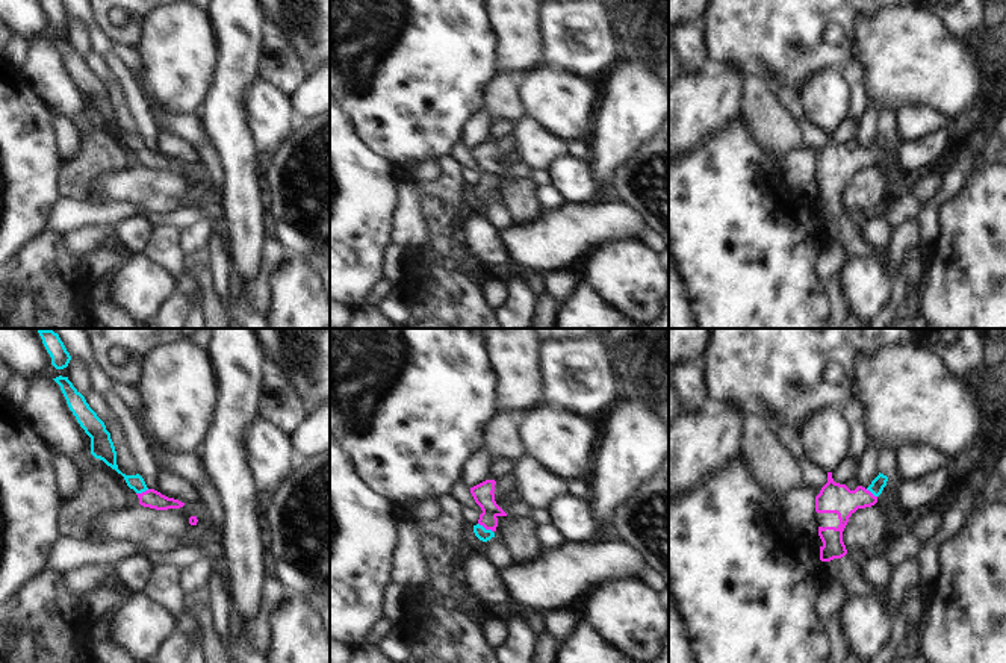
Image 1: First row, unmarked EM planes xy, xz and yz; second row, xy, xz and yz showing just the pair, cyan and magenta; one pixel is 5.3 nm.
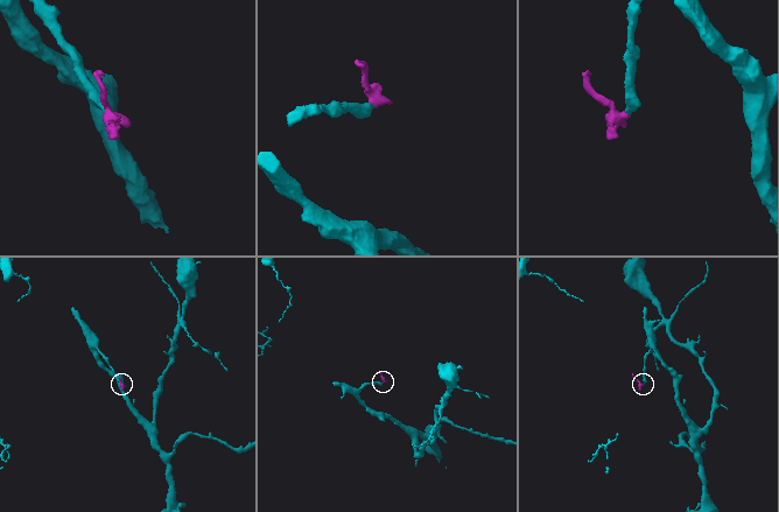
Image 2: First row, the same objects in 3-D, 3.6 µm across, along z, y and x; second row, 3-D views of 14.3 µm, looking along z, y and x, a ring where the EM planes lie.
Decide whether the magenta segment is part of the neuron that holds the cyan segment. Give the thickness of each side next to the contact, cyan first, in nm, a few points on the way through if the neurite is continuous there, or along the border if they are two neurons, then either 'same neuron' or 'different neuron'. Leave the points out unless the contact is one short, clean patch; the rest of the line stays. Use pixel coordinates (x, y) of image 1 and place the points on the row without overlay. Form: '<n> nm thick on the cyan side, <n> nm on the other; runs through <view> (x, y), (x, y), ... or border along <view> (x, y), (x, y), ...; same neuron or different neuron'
70 nm thick on the cyan side, 110 nm on the other; runs through xz (481, 194), (484, 189), (487, 164), (483, 155); same neuron

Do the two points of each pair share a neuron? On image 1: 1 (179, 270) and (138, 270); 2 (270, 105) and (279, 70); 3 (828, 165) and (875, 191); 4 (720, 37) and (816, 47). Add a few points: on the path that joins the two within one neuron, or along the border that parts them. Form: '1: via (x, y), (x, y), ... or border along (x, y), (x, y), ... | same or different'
1: border along (145, 252), (177, 279) | different
2: border along (260, 76), (292, 97) | different
3: border along (873, 165), (849, 179), (843, 192), (846, 212) | different
4: via (745, 37), (784, 37), (791, 41) | same

